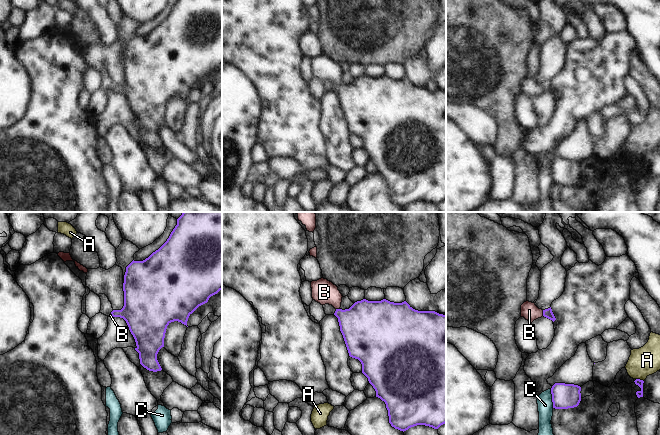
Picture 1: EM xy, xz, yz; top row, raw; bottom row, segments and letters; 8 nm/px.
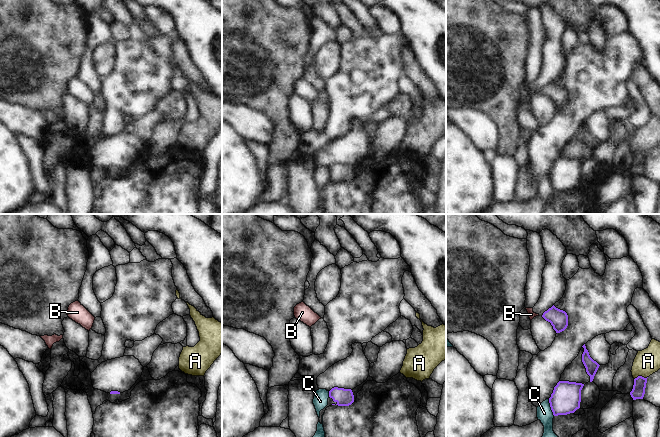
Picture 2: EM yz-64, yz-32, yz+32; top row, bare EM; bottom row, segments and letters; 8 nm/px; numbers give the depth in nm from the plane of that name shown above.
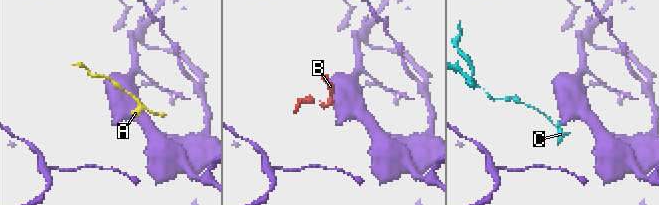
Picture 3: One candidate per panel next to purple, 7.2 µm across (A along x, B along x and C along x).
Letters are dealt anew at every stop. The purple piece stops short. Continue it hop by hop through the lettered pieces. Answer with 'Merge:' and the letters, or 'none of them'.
Merge: B

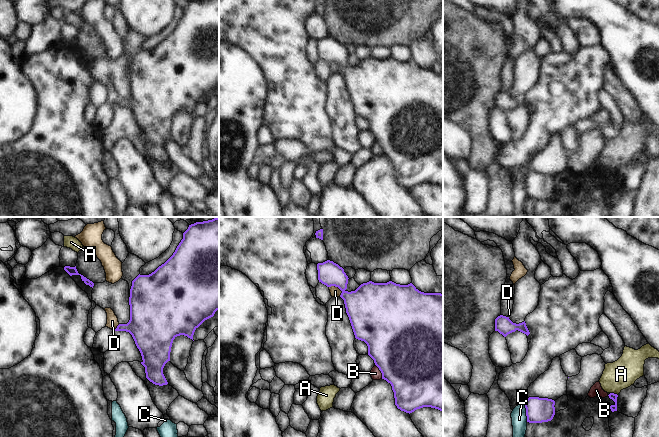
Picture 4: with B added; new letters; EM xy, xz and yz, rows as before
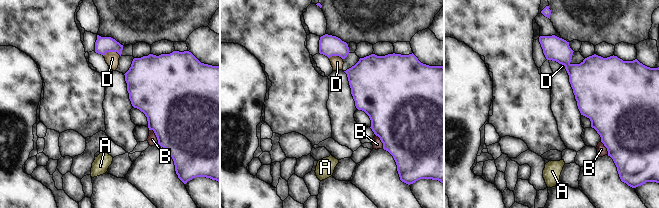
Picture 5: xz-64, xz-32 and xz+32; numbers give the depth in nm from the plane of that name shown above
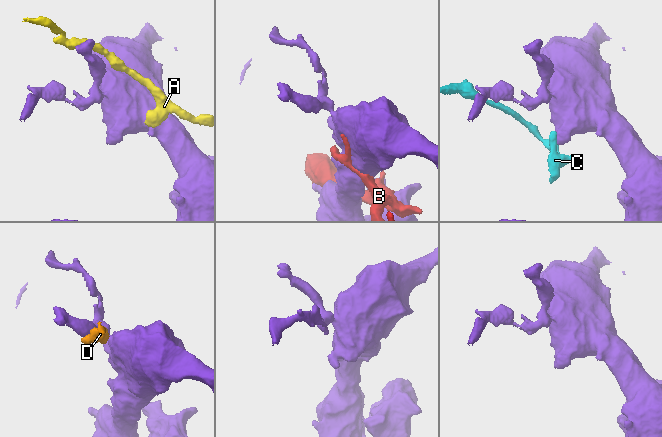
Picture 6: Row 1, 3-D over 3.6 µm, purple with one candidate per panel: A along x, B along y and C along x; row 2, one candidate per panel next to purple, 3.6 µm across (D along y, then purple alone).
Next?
Merge: none of them

